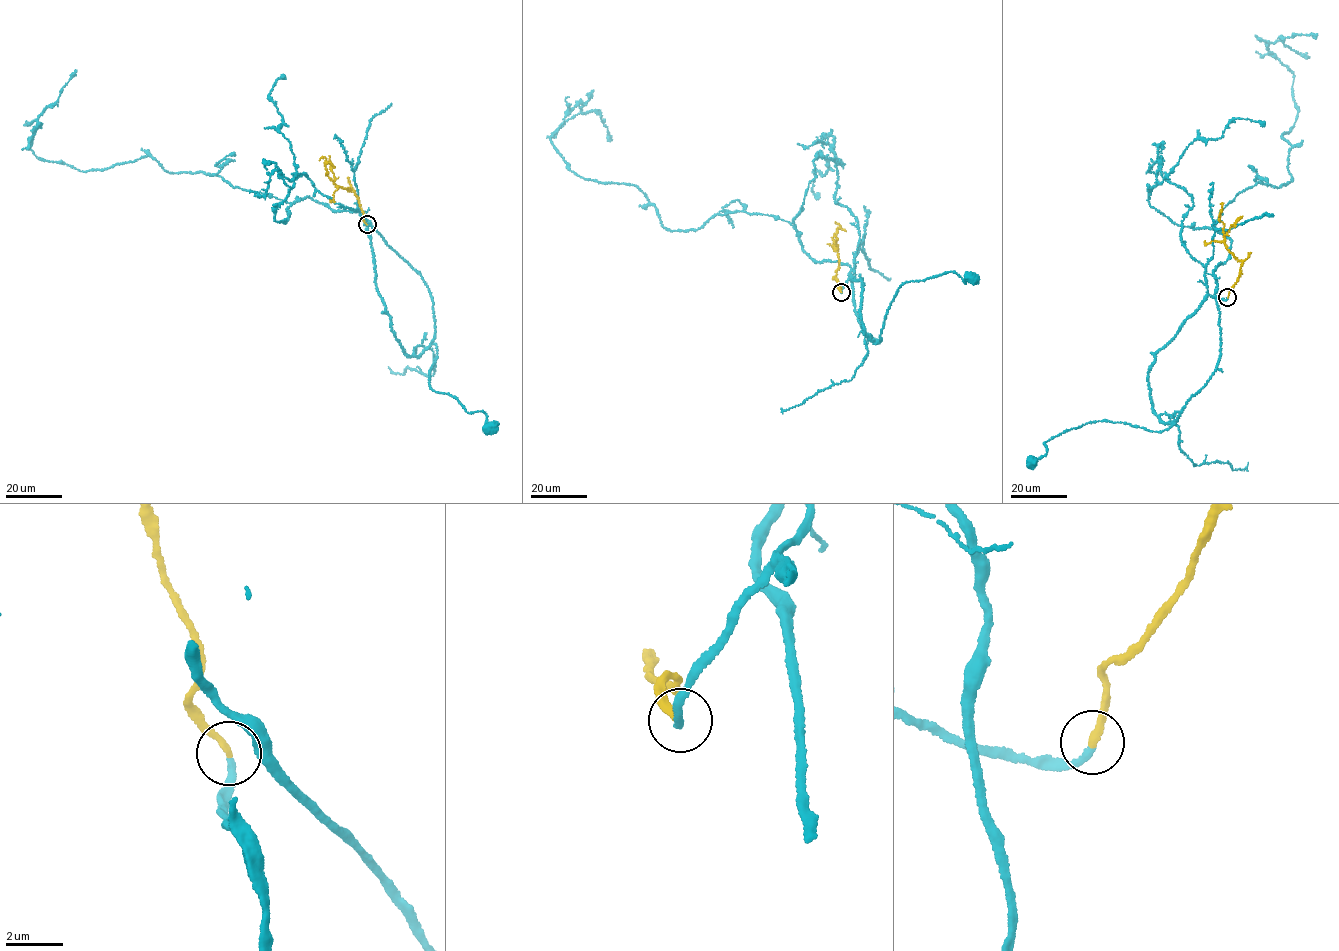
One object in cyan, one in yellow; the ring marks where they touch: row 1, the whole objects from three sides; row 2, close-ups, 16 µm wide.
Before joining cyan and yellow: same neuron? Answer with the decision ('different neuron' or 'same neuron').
same neuron

